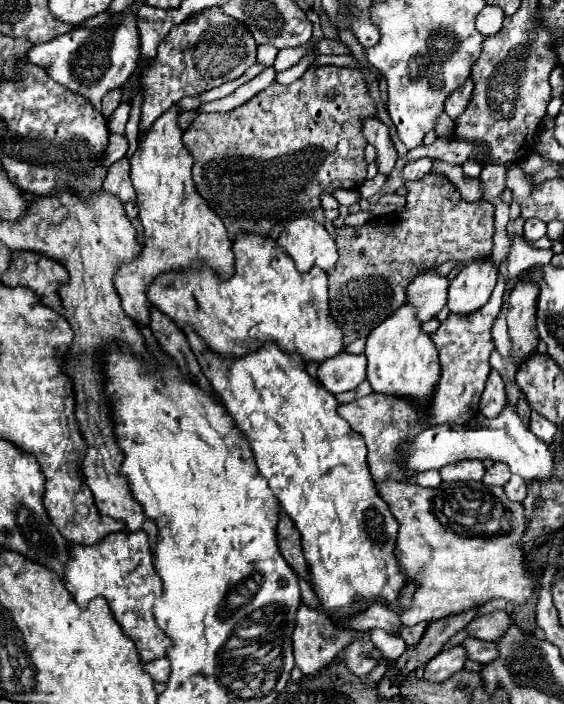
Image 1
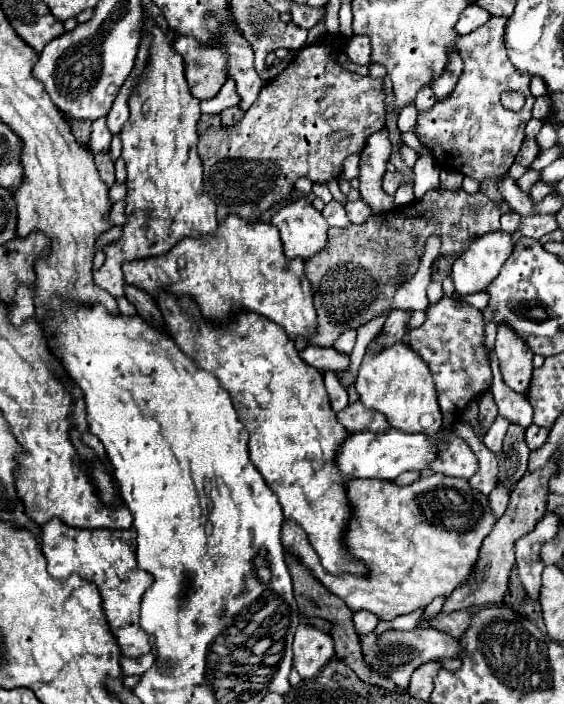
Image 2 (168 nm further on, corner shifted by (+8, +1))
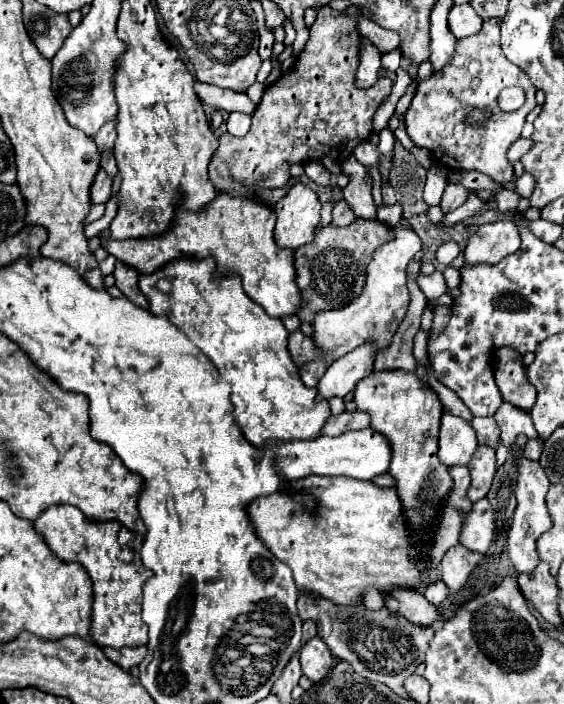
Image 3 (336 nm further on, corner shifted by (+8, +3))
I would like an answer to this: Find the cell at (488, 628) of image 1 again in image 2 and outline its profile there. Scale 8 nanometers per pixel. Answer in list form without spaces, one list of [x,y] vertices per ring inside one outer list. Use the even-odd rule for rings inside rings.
[[[462,610],[462,612],[452,612],[452,614],[436,614],[436,618],[432,618],[430,622],[428,622],[432,628],[436,628],[436,630],[440,630],[440,632],[446,632],[446,634],[450,634],[450,636],[454,636],[454,638],[460,638],[464,632],[466,632],[466,628],[468,628],[468,624],[470,624],[470,614],[466,612],[466,610]]]

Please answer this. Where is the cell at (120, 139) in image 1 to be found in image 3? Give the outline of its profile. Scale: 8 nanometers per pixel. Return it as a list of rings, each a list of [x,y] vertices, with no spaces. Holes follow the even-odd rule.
[[[104,168],[98,170],[96,178],[94,178],[94,184],[92,184],[92,202],[98,204],[98,202],[106,202],[110,198],[110,192],[112,192],[112,178],[106,174]]]

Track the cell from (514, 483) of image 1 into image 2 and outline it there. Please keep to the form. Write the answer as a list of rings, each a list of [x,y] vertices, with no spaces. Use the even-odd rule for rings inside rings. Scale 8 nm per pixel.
[[[502,484],[496,486],[496,490],[488,496],[488,500],[490,500],[488,506],[490,506],[494,518],[500,518],[504,514],[504,510],[508,506],[508,496],[510,496],[510,490],[506,486],[502,486]]]

